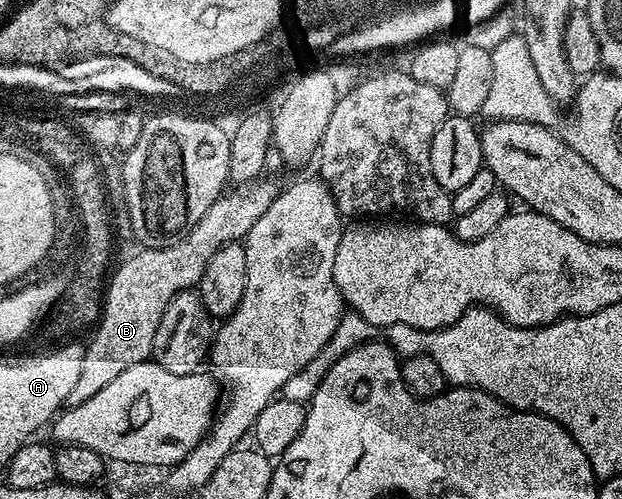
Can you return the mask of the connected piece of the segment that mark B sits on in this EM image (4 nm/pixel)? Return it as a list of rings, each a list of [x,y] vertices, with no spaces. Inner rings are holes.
[[[259,178],[253,184],[235,187],[235,192],[223,191],[218,200],[208,206],[204,218],[200,218],[200,222],[184,234],[184,238],[163,248],[143,247],[138,250],[142,252],[128,257],[118,269],[113,269],[106,285],[101,317],[92,332],[94,337],[82,353],[80,378],[76,378],[76,386],[72,386],[72,394],[68,394],[66,399],[69,407],[88,402],[92,394],[104,390],[104,386],[124,374],[128,366],[151,359],[156,329],[160,326],[160,318],[164,318],[164,310],[168,310],[168,302],[172,302],[178,292],[197,289],[212,254],[225,244],[233,244],[246,237],[252,226],[256,226],[256,218],[260,218],[260,214],[264,214],[264,210],[268,210],[278,197],[279,185],[266,179]]]

